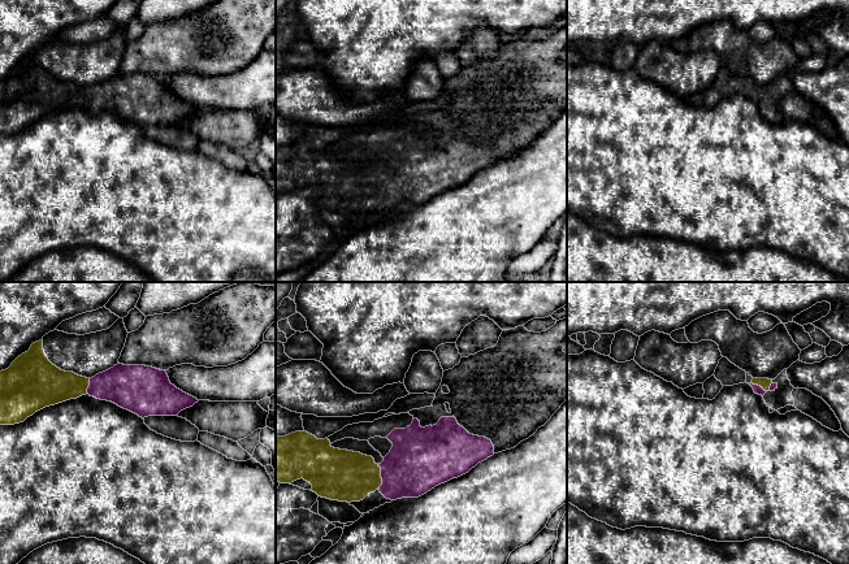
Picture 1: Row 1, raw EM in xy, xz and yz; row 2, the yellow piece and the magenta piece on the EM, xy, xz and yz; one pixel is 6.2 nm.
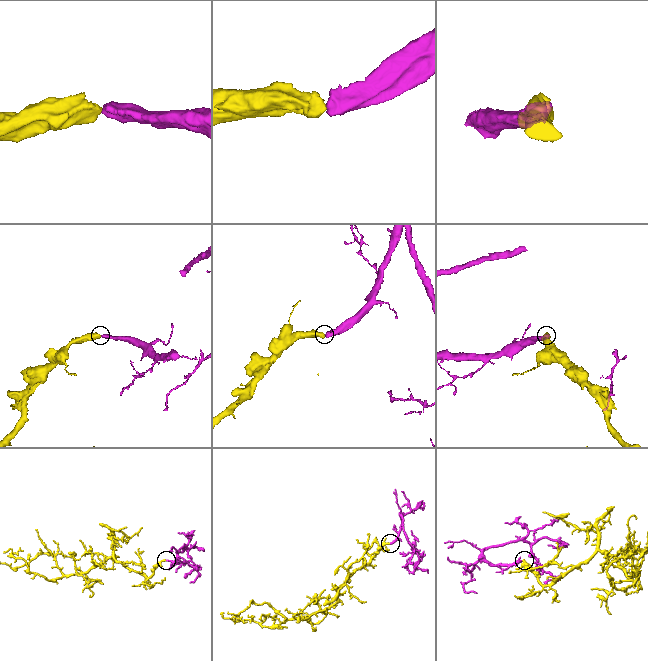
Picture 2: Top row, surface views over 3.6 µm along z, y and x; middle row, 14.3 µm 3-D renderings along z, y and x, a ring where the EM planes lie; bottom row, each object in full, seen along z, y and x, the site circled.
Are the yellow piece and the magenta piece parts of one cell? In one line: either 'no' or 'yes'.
yes

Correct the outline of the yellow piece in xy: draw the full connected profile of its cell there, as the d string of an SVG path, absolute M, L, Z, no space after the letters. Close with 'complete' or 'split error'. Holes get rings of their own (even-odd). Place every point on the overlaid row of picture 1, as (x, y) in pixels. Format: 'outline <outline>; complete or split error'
outline M43 340L31 344L12 365L0 372L0 425L23 422L35 412L70 399L88 394L127 409L139 417L177 416L199 400L170 383L165 370L146 365L117 364L92 378L65 372L53 365L44 353Z; split error

